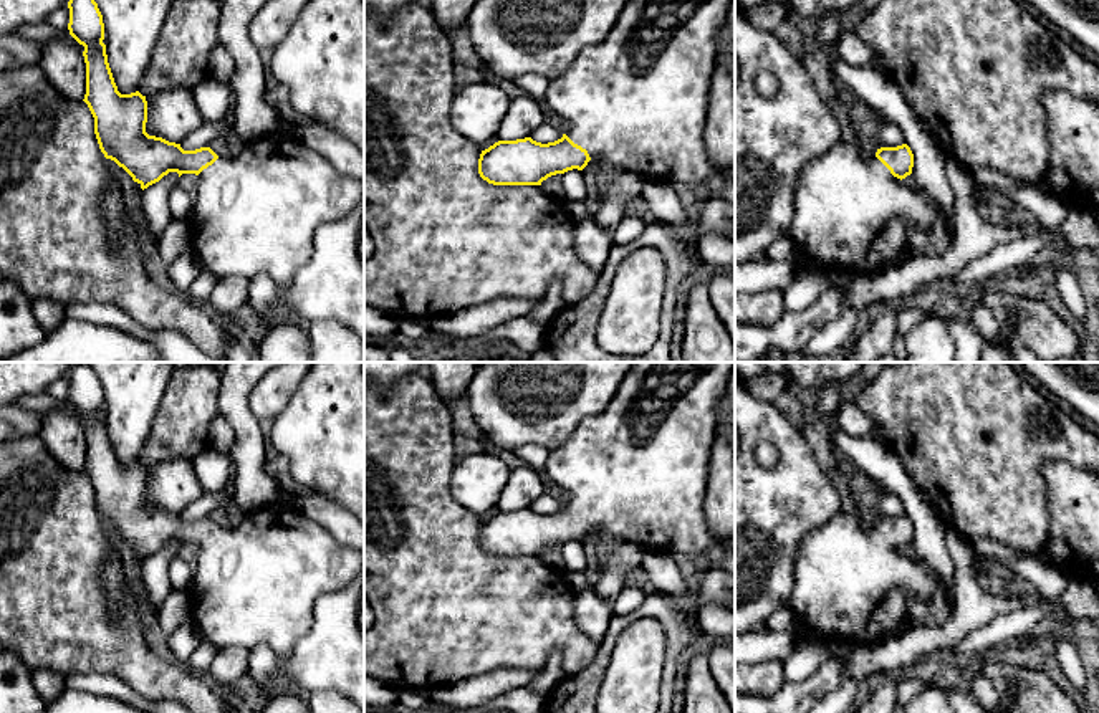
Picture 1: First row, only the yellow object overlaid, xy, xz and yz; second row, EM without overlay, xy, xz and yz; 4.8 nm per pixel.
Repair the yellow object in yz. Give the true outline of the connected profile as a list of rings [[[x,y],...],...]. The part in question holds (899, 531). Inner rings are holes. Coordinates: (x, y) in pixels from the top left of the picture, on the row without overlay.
[[[839,511],[826,524],[811,529],[798,546],[794,584],[786,605],[796,615],[808,640],[869,644],[899,635],[912,602],[933,604],[940,601],[942,586],[920,557],[907,557],[902,551],[912,544],[914,524],[907,514],[881,518],[872,528],[864,528],[859,518]]]

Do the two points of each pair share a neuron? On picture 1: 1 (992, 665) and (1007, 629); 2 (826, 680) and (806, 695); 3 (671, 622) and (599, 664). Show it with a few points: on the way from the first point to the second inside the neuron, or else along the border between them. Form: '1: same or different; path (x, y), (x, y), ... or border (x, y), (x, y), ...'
1: different; border (992, 654), (983, 657)
2: same; path (821, 682), (811, 690)
3: same; path (649, 612), (634, 614), (608, 642)

